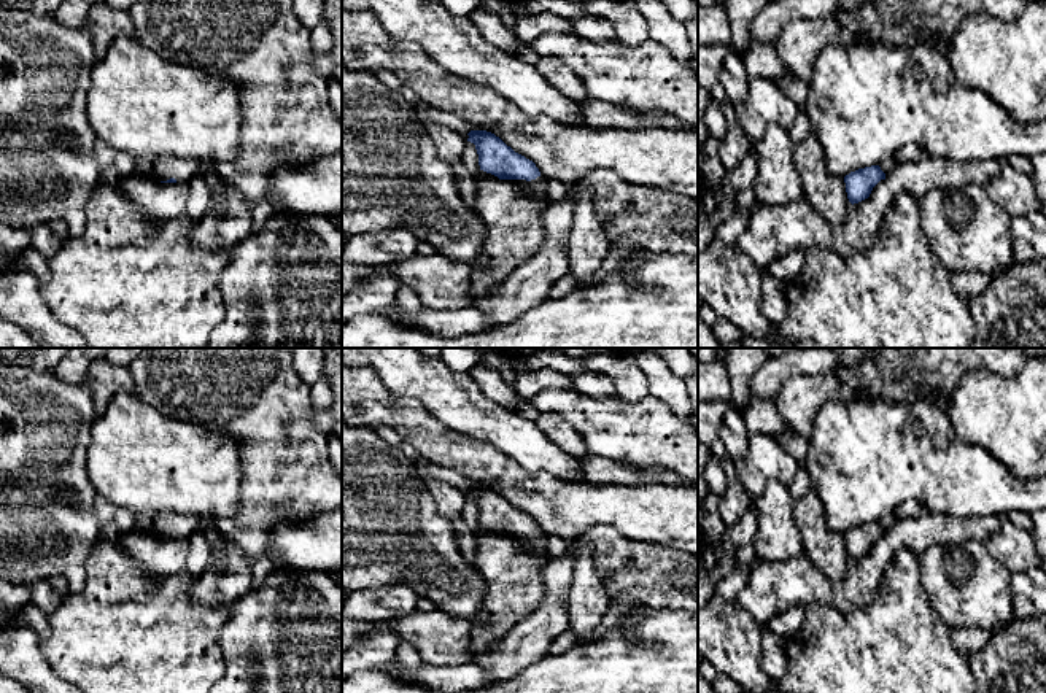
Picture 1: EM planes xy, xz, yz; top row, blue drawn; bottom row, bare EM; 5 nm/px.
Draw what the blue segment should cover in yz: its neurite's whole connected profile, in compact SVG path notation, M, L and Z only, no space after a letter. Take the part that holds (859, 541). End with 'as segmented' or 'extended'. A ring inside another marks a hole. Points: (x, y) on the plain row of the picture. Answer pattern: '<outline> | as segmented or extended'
M879 521L858 525L846 531L844 539L849 558L854 561L868 555L873 544L881 536L885 536L885 529L881 526Z | as segmented

